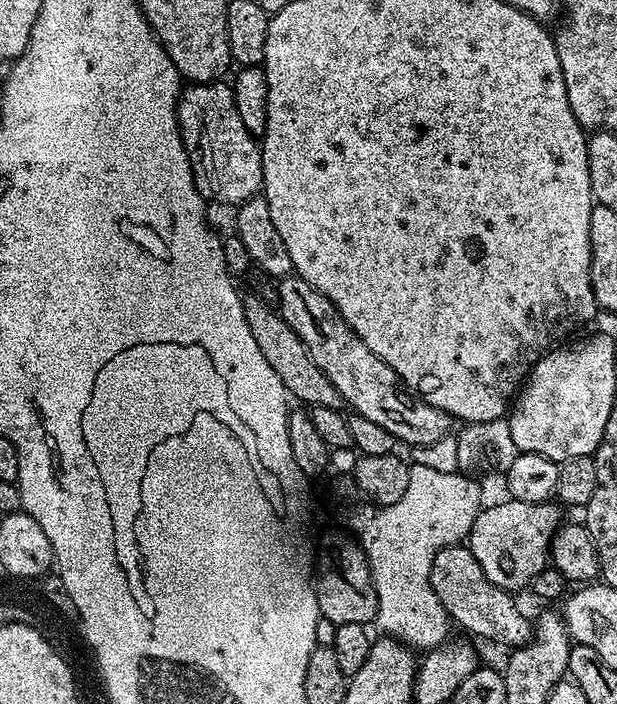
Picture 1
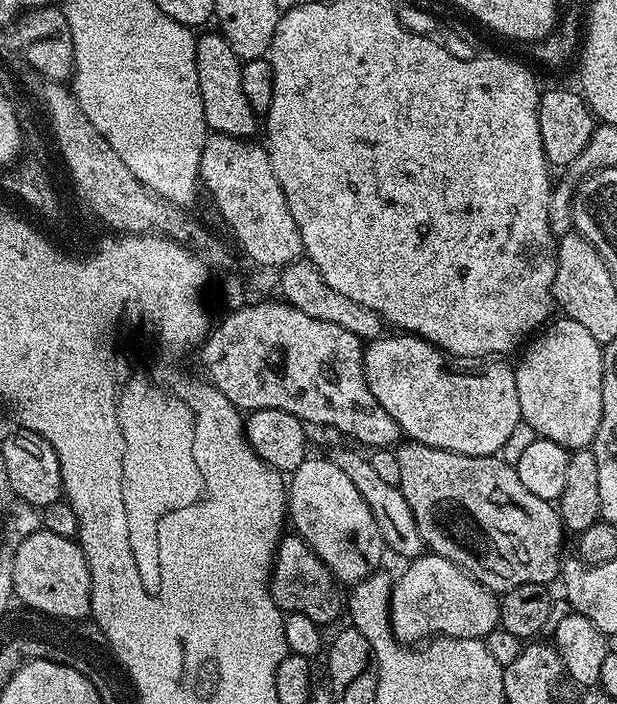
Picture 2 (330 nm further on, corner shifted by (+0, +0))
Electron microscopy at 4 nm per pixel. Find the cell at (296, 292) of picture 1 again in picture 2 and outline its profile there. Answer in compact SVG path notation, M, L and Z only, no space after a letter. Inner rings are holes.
M381 334L375 340L369 340L364 344L364 377L366 378L366 386L370 386L370 394L374 394L374 398L378 398L378 406L382 406L382 410L386 410L386 414L390 414L390 418L394 418L394 422L398 422L401 433L409 441L425 444L431 448L441 448L442 450L450 450L467 456L497 455L505 446L506 440L513 433L514 428L521 422L520 407L518 406L518 386L516 385L516 374L513 365L511 363L509 365L500 364L504 362L488 362L485 363L488 365L481 372L455 372L454 369L447 368L444 365L444 360L446 361L445 353L441 352L435 344L431 344L429 340L411 334L388 335Z

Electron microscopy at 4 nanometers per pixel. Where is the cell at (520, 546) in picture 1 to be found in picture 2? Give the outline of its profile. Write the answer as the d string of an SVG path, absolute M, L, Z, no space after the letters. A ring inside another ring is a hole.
M421 554L409 559L408 569L395 577L392 586L392 601L388 607L388 621L392 623L392 632L396 641L405 646L416 646L433 638L449 636L450 638L470 638L484 640L500 623L500 601L497 593L492 592L482 582L466 574L454 562L441 556Z

